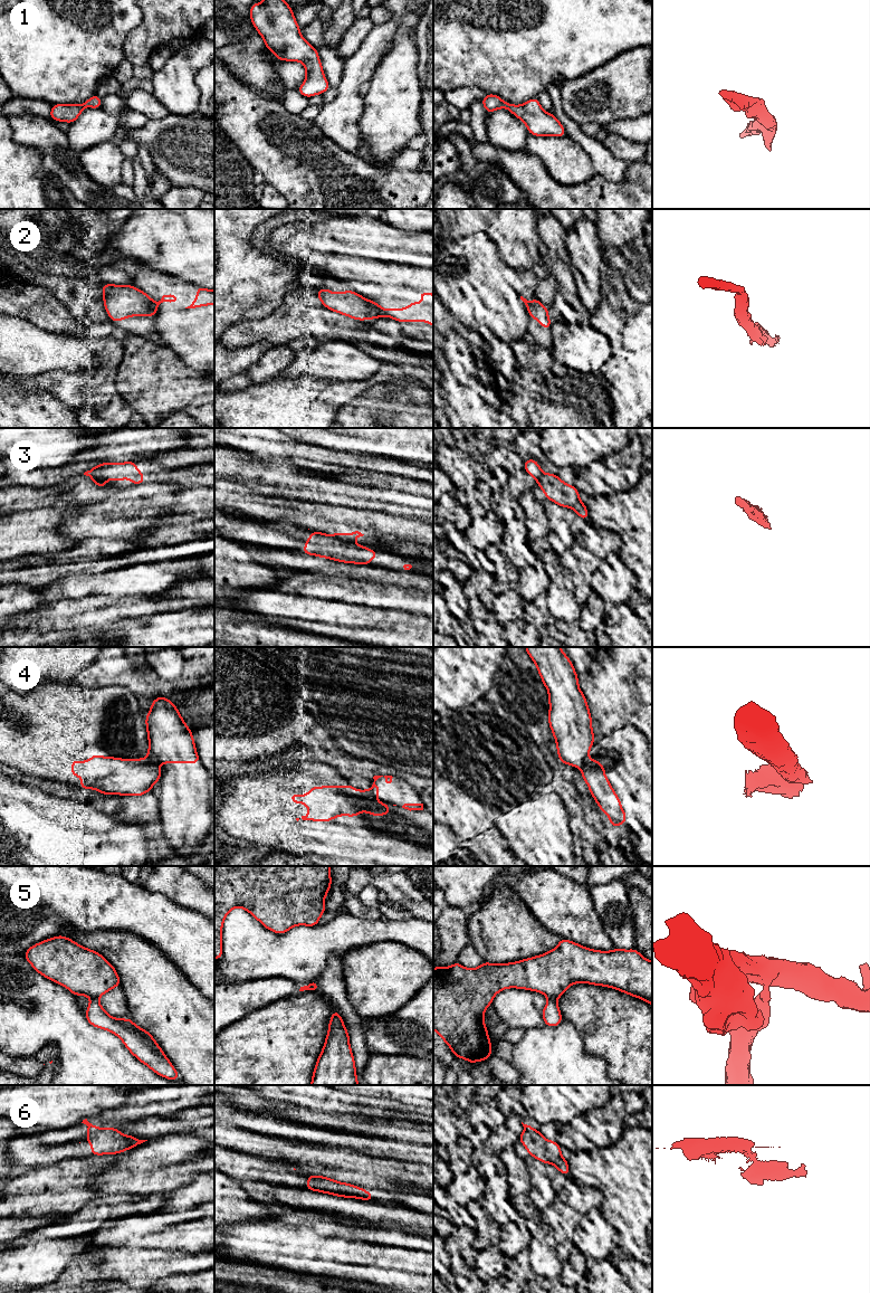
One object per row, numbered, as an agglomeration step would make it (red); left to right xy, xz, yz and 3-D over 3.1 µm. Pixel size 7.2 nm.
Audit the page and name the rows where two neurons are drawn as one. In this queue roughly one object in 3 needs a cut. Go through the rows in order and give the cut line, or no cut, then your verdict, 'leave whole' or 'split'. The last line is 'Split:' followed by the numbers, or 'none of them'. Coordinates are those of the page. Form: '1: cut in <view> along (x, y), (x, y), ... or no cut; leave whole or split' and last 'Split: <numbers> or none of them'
1: no cut; leave whole
2: cut in xz along (372, 302), (385, 315); split
3: cut in xz along (331, 535), (351, 542); split
4: cut in yz along (590, 759), (581, 767); split
5: cut in yz along (548, 997), (555, 999); split
6: cut in xy along (98, 1128), (89, 1132); split
Split: 2, 3, 4, 5, 6

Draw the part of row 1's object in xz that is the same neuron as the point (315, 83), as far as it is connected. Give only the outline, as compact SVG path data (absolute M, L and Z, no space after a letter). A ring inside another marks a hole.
M264 0L250 7L250 20L252 26L262 37L266 48L276 54L276 60L303 61L306 70L306 79L298 87L300 95L312 97L324 94L329 89L325 78L317 49L308 44L300 35L300 28L294 17L293 9L284 0Z

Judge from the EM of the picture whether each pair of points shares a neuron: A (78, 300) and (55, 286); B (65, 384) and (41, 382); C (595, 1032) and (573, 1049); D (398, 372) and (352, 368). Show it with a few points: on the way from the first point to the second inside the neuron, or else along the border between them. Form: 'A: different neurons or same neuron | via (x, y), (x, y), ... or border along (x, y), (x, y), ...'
A: same neuron | via (73, 296), (60, 286)
B: same neuron | via (59, 383), (47, 382)
C: different neurons | border along (567, 1020), (575, 1027), (583, 1048), (603, 1058)
D: different neurons | border along (382, 363), (366, 379), (353, 380)

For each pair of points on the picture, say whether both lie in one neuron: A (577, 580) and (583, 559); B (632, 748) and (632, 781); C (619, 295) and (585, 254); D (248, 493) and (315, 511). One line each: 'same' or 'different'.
A: same
B: same
C: different
D: same

